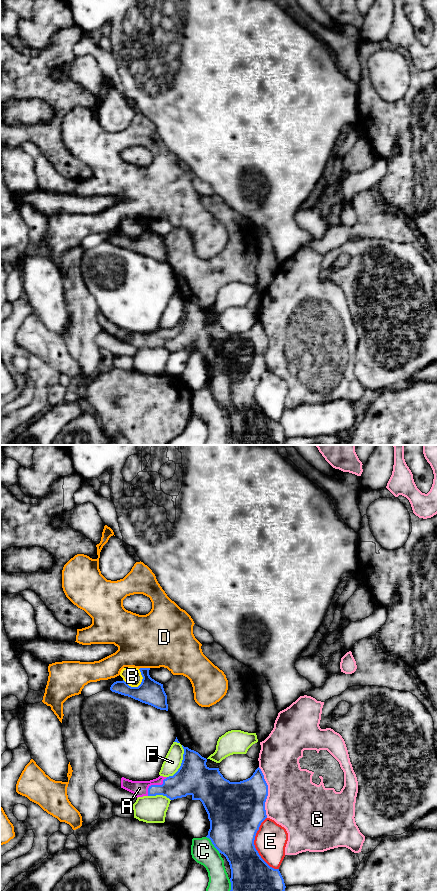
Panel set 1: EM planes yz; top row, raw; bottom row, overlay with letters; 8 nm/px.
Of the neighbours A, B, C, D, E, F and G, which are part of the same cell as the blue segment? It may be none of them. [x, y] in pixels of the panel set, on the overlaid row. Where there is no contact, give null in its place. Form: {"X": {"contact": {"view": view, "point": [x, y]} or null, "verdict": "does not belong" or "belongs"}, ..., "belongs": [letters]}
{"A": {"contact": {"view": "yz", "point": [155, 785]}, "verdict": "belongs"}, "B": {"contact": {"view": "yz", "point": [134, 687]}, "verdict": "does not belong"}, "C": {"contact": {"view": "yz", "point": [213, 844]}, "verdict": "does not belong"}, "D": {"contact": {"view": "yz", "point": [144, 668]}, "verdict": "does not belong"}, "E": {"contact": {"view": "yz", "point": [254, 846]}, "verdict": "does not belong"}, "F": {"contact": {"view": "yz", "point": [181, 763]}, "verdict": "does not belong"}, "G": {"contact": {"view": "yz", "point": [267, 792]}, "verdict": "does not belong"}, "belongs": ["A"]}

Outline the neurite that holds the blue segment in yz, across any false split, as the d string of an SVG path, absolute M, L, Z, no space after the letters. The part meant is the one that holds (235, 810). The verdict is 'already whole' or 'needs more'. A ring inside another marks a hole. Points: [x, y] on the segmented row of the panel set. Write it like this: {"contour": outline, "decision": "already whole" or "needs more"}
{"contour": "M184 747L183 760L178 771L169 777L159 776L150 781L132 781L121 777L109 769L100 759L96 766L101 778L121 787L137 798L143 796L163 795L174 800L192 796L200 800L208 814L210 829L209 838L214 847L223 854L231 869L230 891L285 891L284 879L279 869L270 867L259 855L254 840L261 823L267 818L265 802L268 796L268 785L261 769L258 767L253 775L240 782L230 782L220 773L219 768L209 768L207 759L198 752Z", "decision": "needs more"}

